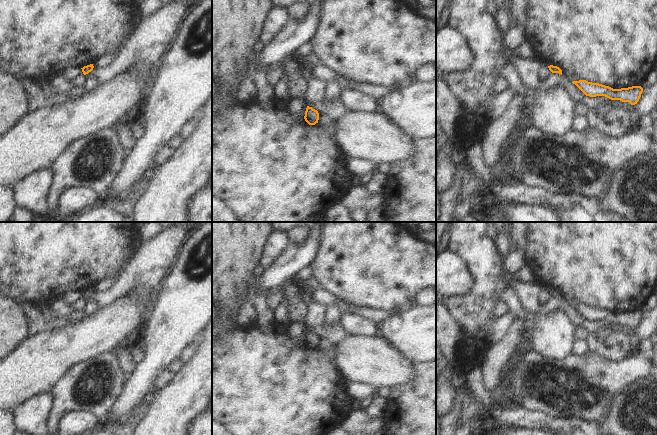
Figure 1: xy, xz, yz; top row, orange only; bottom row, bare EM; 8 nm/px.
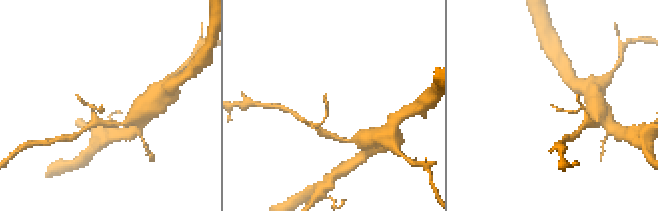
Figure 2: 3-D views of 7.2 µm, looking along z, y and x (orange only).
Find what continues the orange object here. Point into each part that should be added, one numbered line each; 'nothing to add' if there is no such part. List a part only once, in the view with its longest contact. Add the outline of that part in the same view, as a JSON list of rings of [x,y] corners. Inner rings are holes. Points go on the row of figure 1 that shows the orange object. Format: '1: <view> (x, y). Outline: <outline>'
nothing to add.

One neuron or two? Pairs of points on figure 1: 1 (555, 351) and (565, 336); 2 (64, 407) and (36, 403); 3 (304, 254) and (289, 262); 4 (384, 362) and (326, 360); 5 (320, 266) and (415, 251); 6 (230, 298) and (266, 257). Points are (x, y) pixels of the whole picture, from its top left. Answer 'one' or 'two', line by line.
1: one
2: two
3: one
4: two
5: one
6: two

